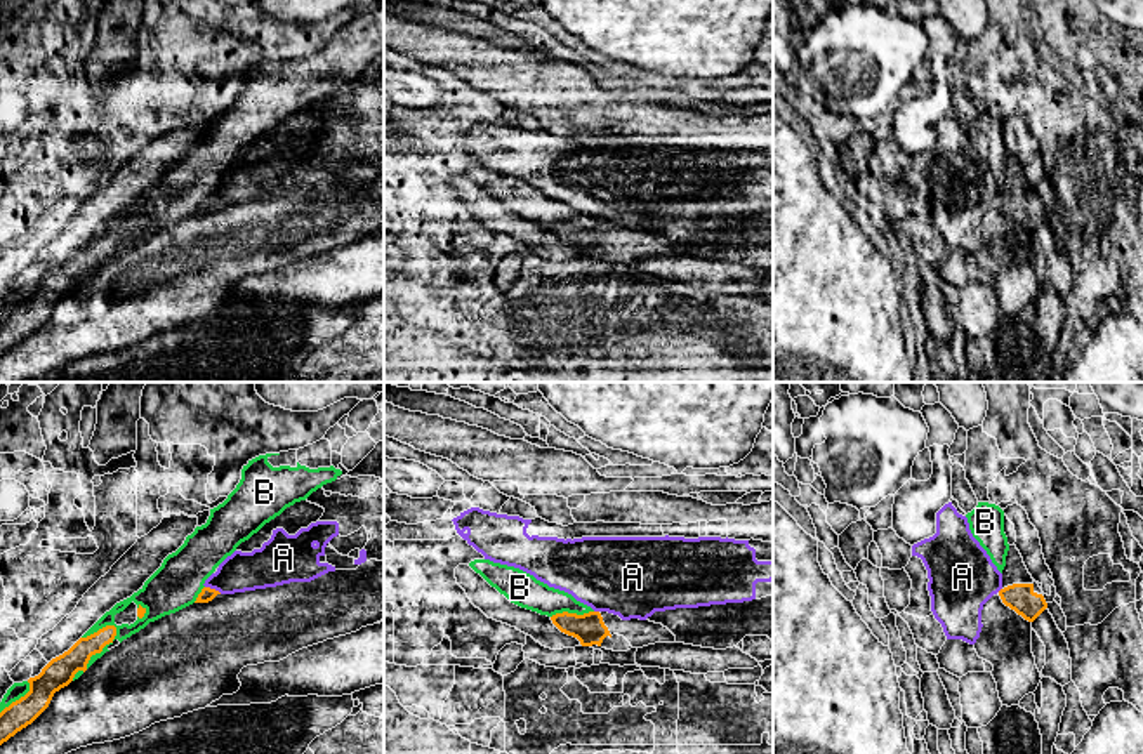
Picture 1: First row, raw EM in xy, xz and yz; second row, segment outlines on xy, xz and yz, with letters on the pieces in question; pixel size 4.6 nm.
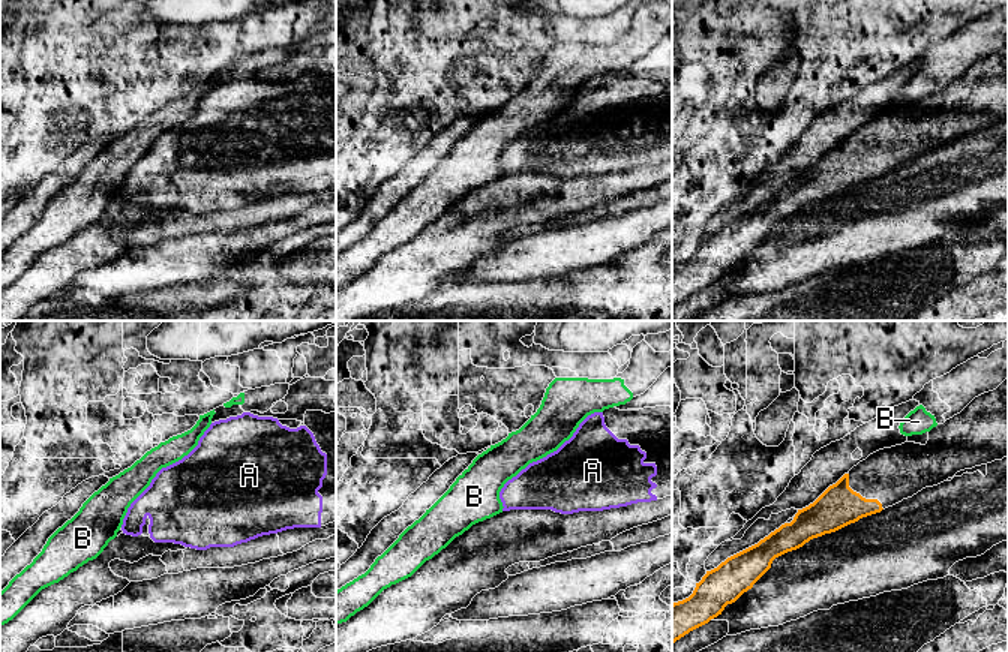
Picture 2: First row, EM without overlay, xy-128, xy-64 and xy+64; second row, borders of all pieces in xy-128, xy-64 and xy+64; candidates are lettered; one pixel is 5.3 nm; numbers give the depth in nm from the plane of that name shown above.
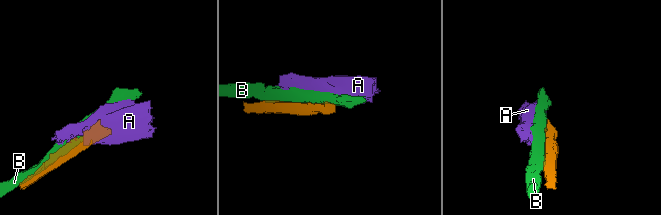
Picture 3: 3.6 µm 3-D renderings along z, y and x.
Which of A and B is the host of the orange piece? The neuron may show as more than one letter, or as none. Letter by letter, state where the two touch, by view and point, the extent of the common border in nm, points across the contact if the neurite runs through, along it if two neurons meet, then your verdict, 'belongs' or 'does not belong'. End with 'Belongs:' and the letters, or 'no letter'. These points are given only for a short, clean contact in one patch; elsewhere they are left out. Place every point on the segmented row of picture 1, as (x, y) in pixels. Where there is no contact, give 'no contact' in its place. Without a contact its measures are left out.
A: meets orange in xy at (214, 589); contact 90 nm long; border along xy (205, 586), (221, 593); does not belong
B: meets orange in xy at (103, 647); contact 240 nm long; does not belong
Belongs: no letter

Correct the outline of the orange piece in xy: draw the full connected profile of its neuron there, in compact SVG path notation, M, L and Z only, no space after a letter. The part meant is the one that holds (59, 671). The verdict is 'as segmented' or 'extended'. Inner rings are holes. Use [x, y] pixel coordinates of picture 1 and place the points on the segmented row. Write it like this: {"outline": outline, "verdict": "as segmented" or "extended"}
{"outline": "M115 625L80 638L68 651L52 658L38 676L30 678L30 691L0 712L0 745L31 724L50 704L56 691L68 686L78 671L87 671L92 655L113 643Z", "verdict": "as segmented"}

